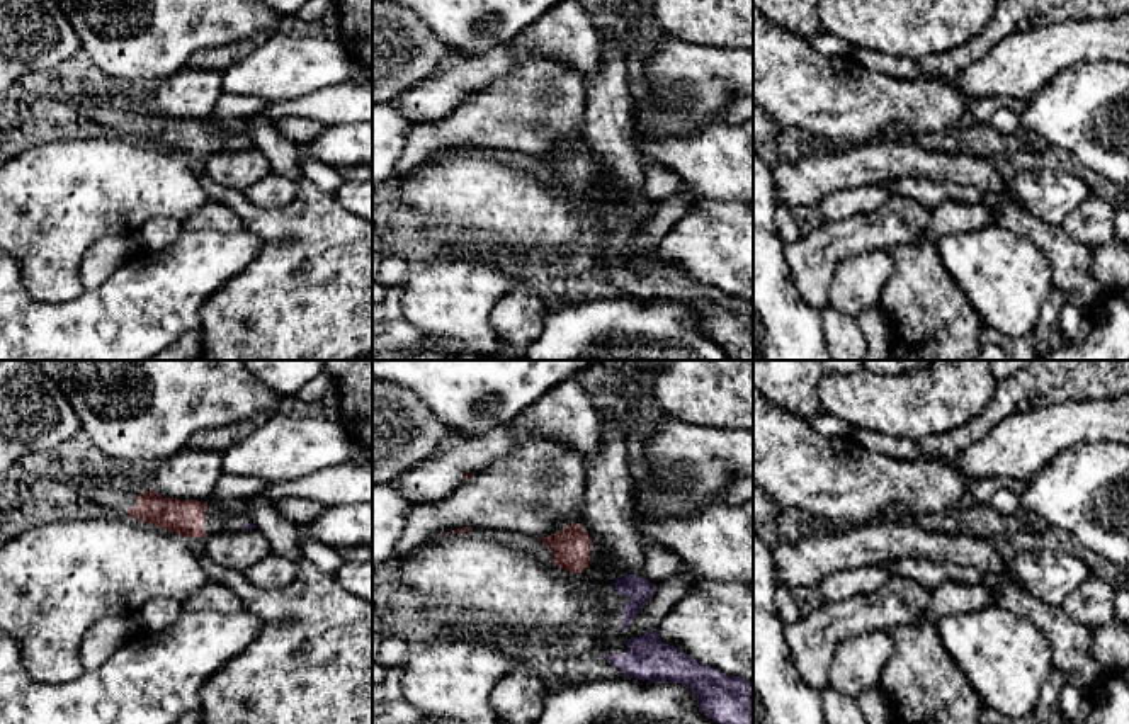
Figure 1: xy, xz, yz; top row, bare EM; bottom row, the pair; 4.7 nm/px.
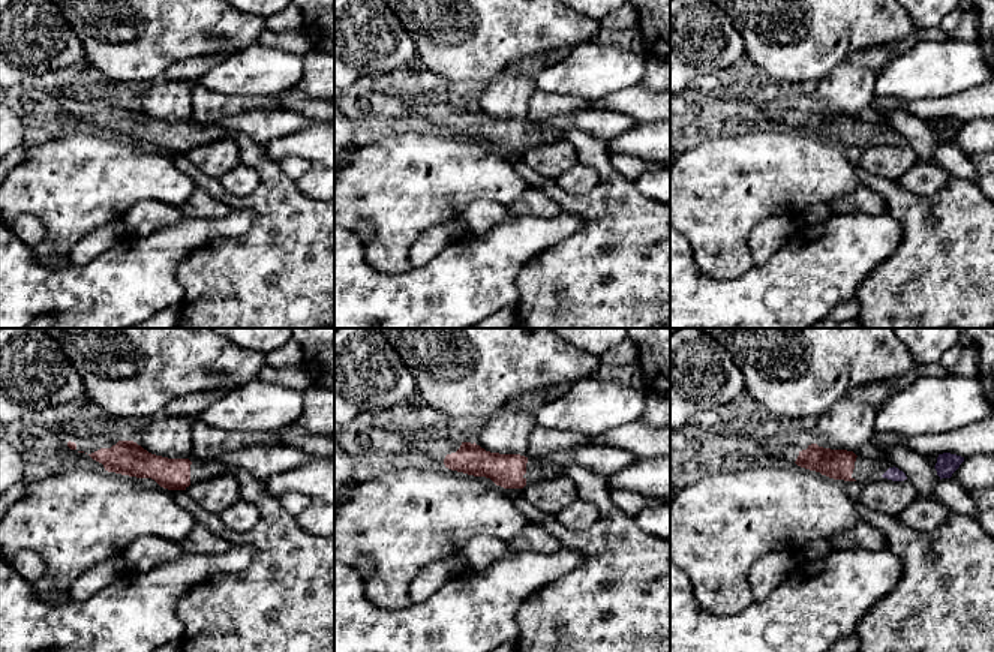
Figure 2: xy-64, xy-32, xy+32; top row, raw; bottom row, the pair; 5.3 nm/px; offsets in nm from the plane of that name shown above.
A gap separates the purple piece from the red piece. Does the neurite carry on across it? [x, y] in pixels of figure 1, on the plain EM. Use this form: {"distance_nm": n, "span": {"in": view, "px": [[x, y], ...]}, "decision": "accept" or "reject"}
{"distance_nm": 150, "span": {"in": "xz", "px": [[614, 203], [587, 186]]}, "decision": "accept"}

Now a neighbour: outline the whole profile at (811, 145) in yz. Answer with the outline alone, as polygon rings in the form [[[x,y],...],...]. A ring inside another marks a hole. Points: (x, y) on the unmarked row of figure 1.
[[[811,134],[803,136],[804,155],[838,151],[838,150],[845,150],[848,146],[854,146],[854,144],[837,144],[837,143],[831,143],[828,139],[811,136]]]

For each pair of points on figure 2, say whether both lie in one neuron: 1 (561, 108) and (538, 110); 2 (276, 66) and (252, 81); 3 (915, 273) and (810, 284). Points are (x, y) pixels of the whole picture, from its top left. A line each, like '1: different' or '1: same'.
1: same
2: same
3: different

